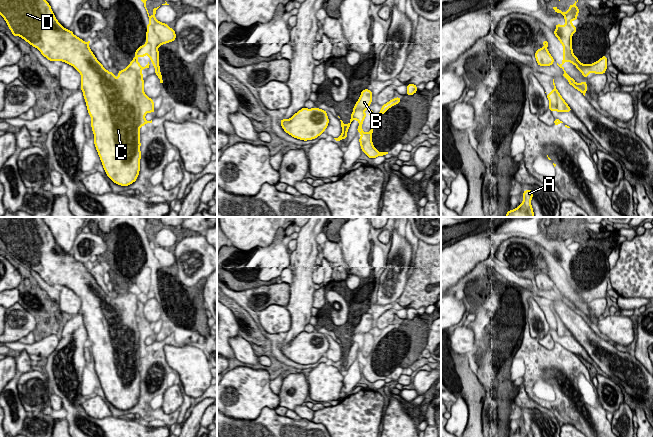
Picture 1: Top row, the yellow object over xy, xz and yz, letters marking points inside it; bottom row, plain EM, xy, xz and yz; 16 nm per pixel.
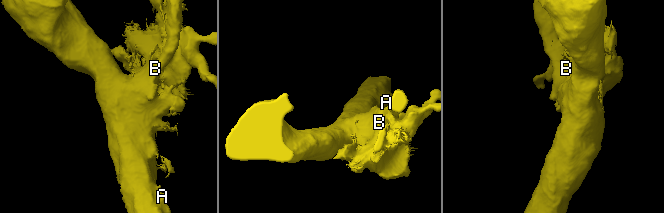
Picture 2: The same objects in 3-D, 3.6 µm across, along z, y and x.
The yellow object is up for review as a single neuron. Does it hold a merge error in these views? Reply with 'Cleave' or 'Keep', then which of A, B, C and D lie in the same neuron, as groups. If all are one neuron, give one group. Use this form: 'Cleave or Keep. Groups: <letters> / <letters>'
Keep. Groups: A B C D

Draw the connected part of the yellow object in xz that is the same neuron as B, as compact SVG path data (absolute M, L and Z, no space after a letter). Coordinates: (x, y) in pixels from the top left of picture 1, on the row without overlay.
M364 313L361 315L361 319L358 323L358 325L355 327L355 330L353 331L353 336L350 339L351 343L350 346L346 349L342 344L341 345L341 351L342 351L342 357L339 361L334 362L336 365L340 366L342 363L347 363L347 356L350 351L350 348L353 344L357 344L359 346L357 357L361 358L361 361L359 362L359 367L361 374L366 378L367 381L374 383L378 380L385 380L388 378L388 376L379 376L373 369L372 366L372 358L373 358L373 352L377 348L379 342L392 330L396 328L400 328L401 321L393 322L392 324L385 327L383 330L381 330L381 335L377 337L376 339L373 338L373 335L369 339L373 340L373 346L372 351L369 356L365 357L362 353L362 348L364 346L364 343L368 340L365 338L365 334L369 333L369 330L372 327L372 314Z

